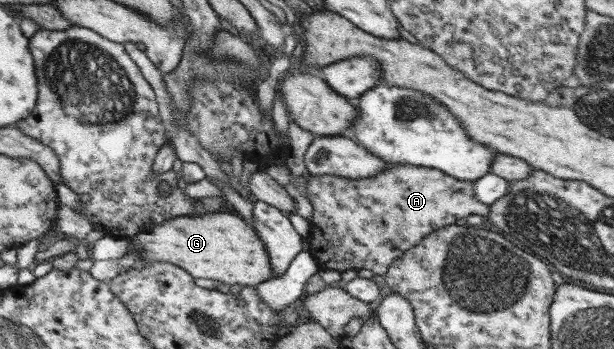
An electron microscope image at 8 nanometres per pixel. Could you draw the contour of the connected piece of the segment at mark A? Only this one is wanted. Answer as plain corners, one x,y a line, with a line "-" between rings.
388,165
385,171
367,179
347,179
339,176
310,175
305,184
306,198
312,206
309,235
306,237
308,250
323,270
368,269
382,275
390,262
404,251
414,247
420,238
433,230
454,224
456,219
467,215
488,215
488,206
476,199
472,182
453,179
436,169
408,165

